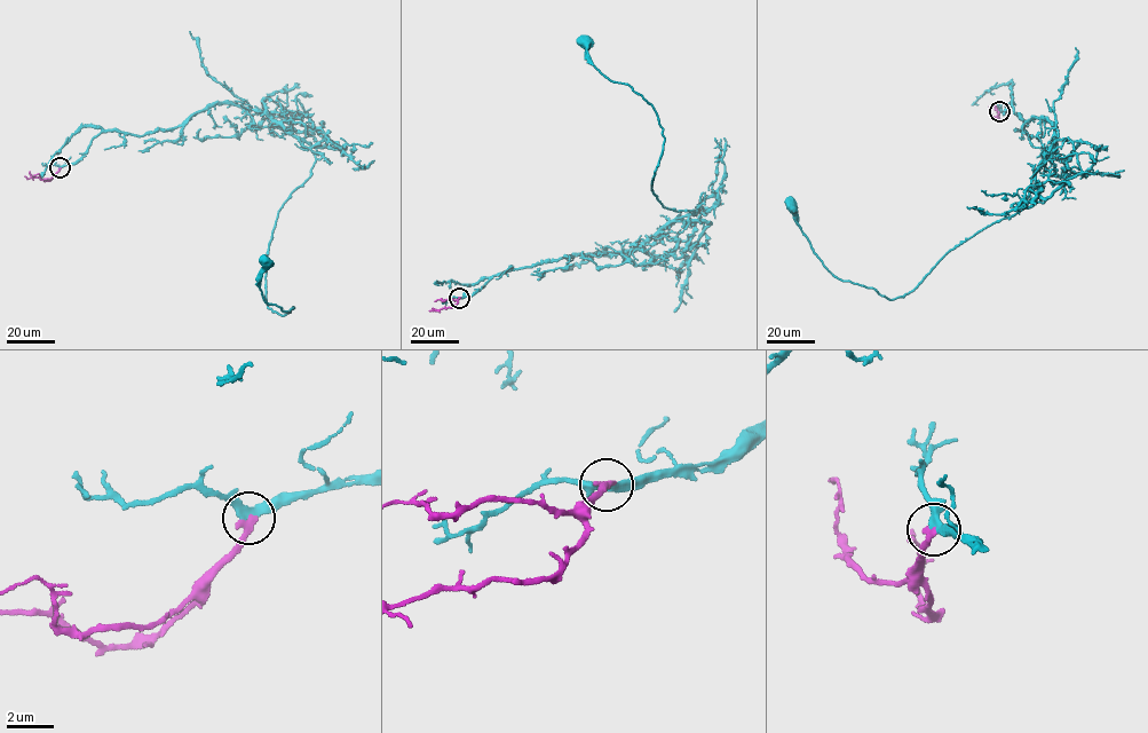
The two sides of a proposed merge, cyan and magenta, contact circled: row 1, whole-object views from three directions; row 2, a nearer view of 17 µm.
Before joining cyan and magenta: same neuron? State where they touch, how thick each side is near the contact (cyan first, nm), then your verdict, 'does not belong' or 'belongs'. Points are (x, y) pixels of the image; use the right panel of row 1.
(999, 111) | 320/280 nm | belongs

